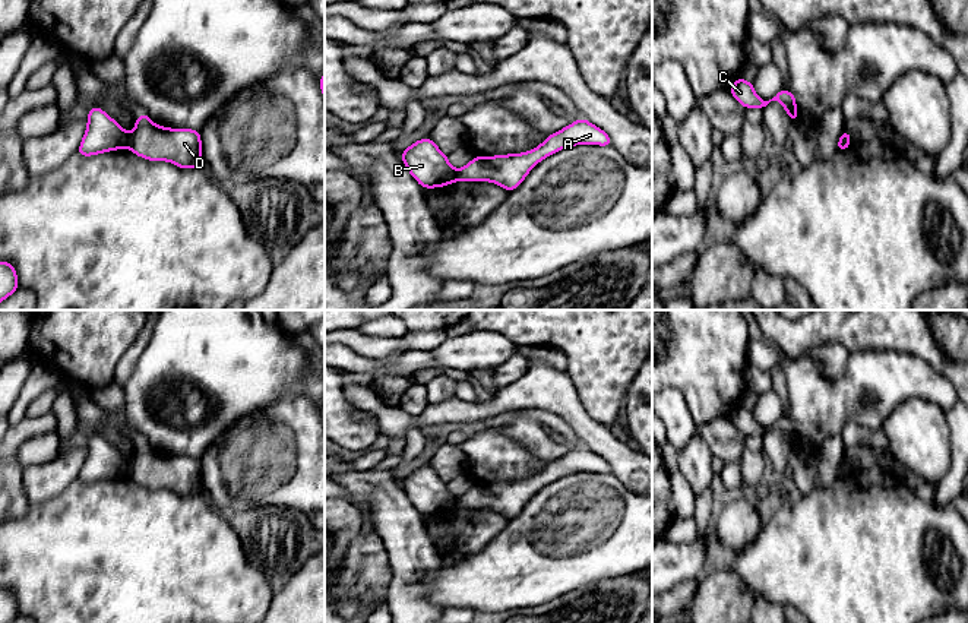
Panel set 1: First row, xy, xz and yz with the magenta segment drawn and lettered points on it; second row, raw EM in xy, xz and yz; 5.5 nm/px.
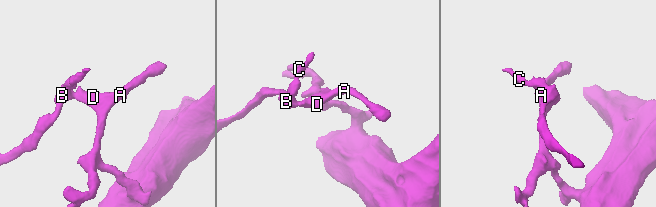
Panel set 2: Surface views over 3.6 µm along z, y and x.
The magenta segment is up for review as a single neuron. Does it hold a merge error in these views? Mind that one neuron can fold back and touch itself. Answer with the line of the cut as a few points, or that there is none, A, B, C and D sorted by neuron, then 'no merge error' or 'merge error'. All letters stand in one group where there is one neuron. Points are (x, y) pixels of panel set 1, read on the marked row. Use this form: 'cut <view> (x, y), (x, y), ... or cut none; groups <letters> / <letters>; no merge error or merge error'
cut xy (129, 135), (126, 145); groups A D / B C; merge error

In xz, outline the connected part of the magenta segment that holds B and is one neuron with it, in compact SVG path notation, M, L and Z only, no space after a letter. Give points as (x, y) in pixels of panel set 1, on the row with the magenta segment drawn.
M430 137L412 143L401 158L409 174L424 189L443 187L456 181L456 170Z

